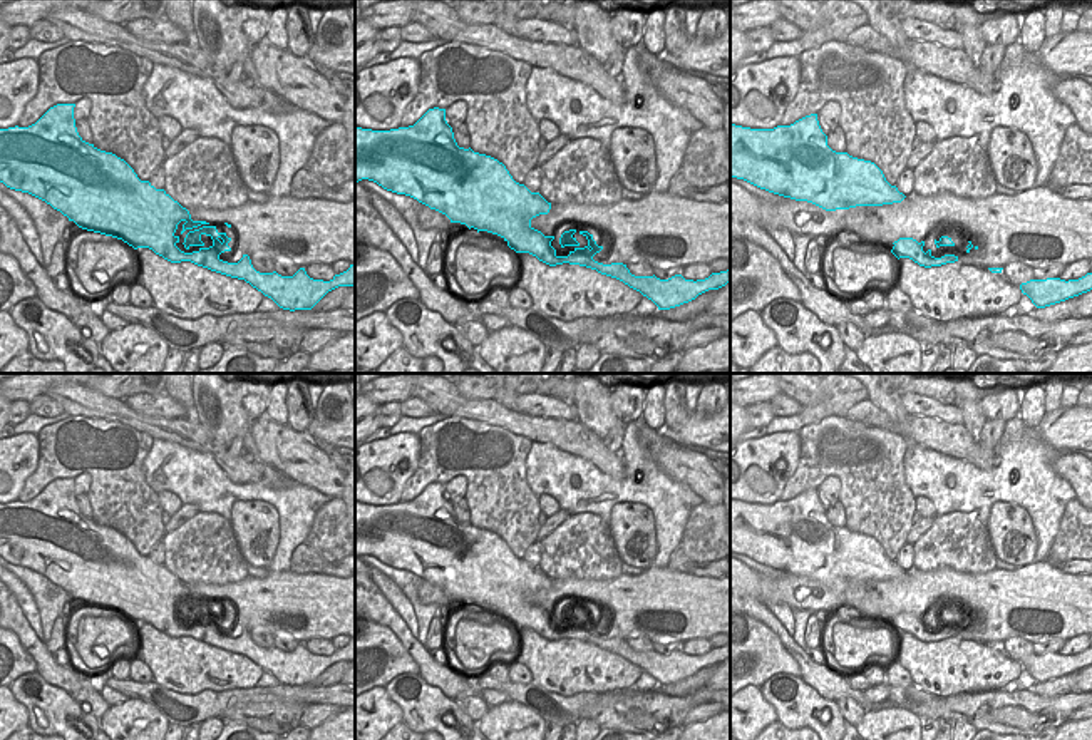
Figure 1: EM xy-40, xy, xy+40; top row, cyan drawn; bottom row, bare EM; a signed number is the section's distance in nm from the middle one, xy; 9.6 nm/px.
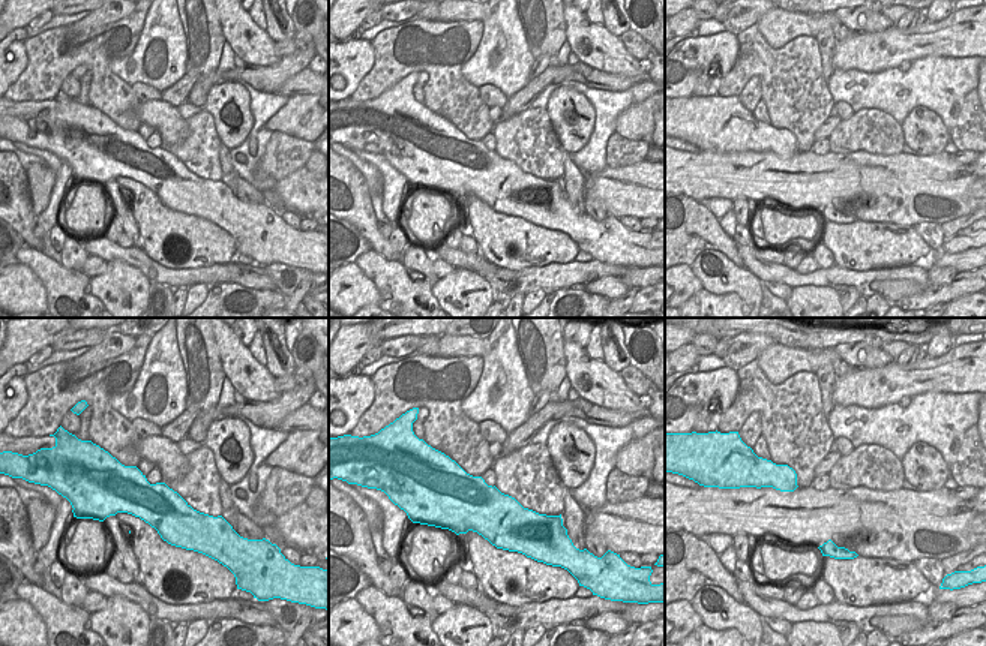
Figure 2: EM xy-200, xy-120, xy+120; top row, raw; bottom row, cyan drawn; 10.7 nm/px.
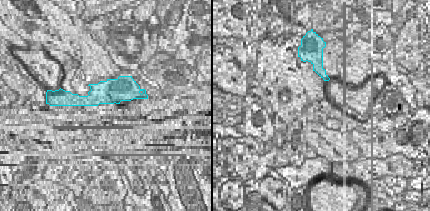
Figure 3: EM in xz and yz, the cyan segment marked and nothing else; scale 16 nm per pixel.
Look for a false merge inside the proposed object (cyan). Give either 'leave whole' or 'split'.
leave whole

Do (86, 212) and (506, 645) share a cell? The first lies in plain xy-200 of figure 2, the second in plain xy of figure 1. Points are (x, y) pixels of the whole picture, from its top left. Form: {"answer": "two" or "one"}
{"answer": "one"}

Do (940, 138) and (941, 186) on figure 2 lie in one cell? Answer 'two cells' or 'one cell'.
two cells

